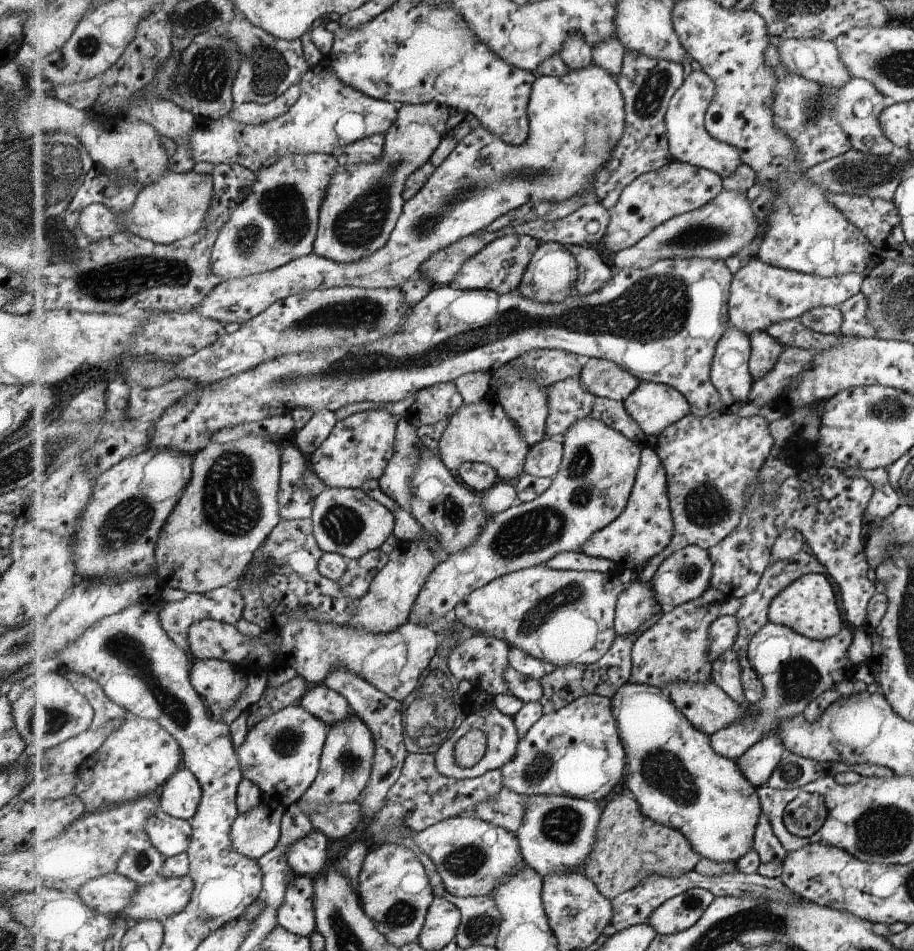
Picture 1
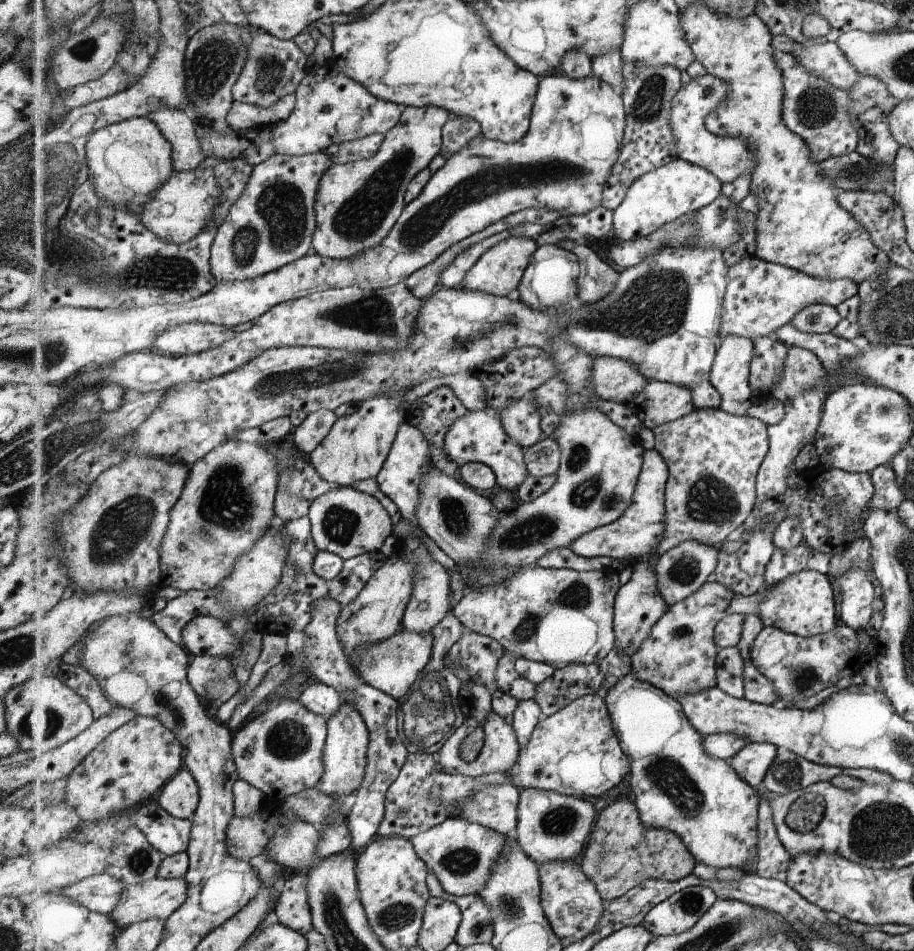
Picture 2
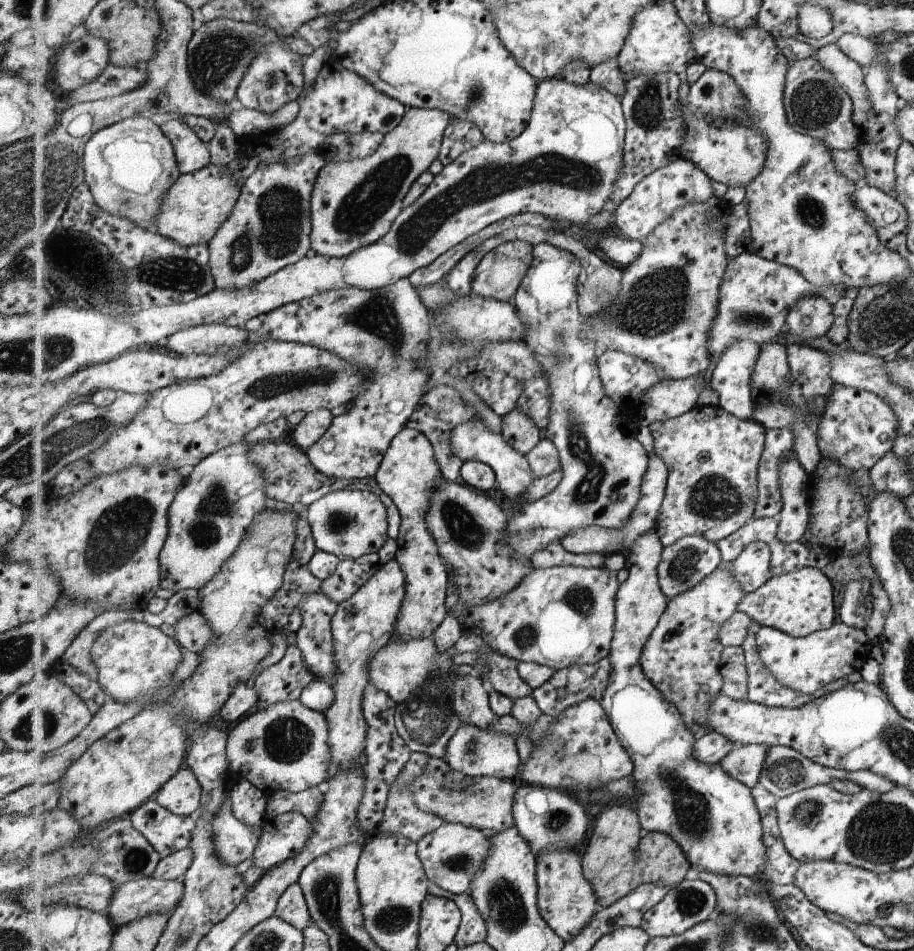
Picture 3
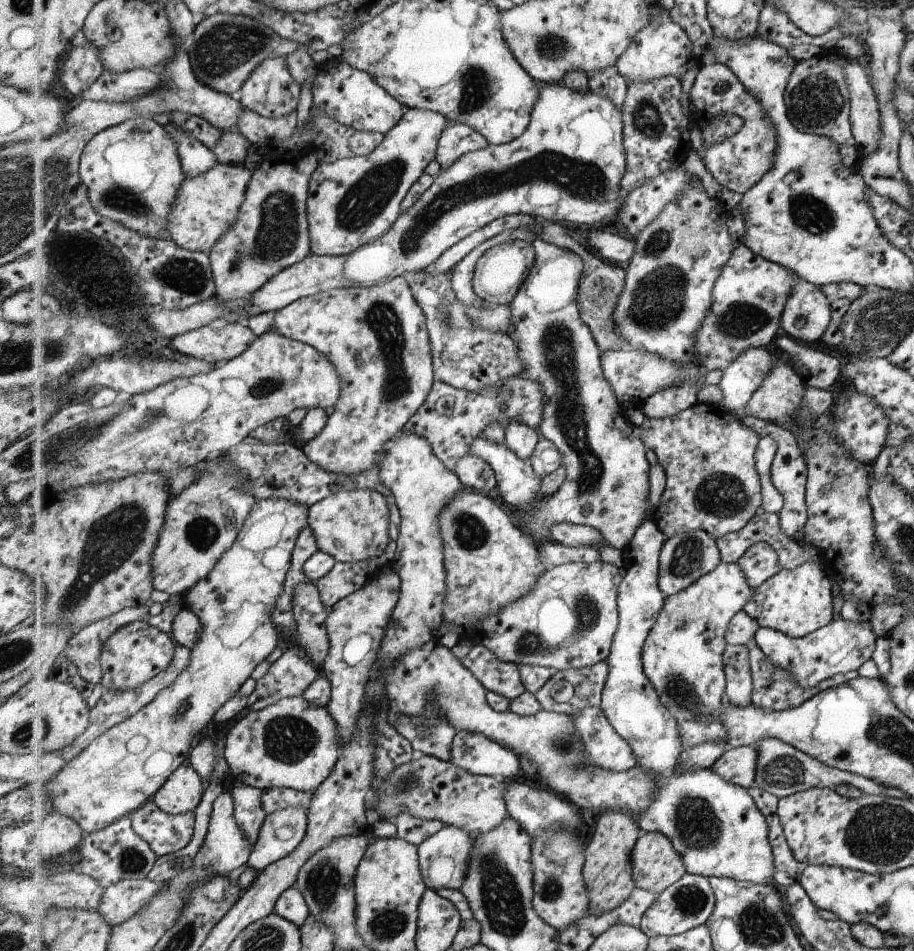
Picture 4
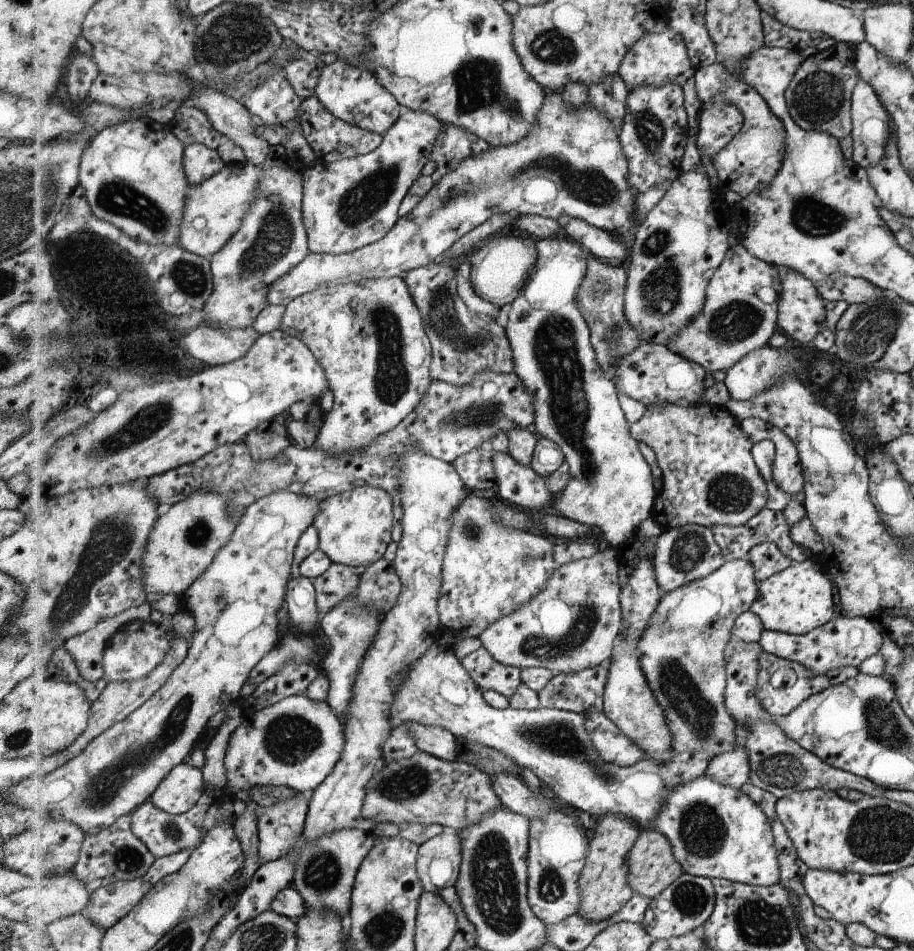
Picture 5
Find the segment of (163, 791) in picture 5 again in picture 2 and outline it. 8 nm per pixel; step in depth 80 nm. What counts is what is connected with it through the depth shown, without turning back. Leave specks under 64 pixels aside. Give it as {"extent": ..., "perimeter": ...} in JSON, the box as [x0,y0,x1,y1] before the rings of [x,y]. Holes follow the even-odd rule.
{"extent":[156,768,200,819],"perimeter":[[[183,768],[156,797],[173,816],[192,819],[200,805],[200,786],[189,768]]]}

